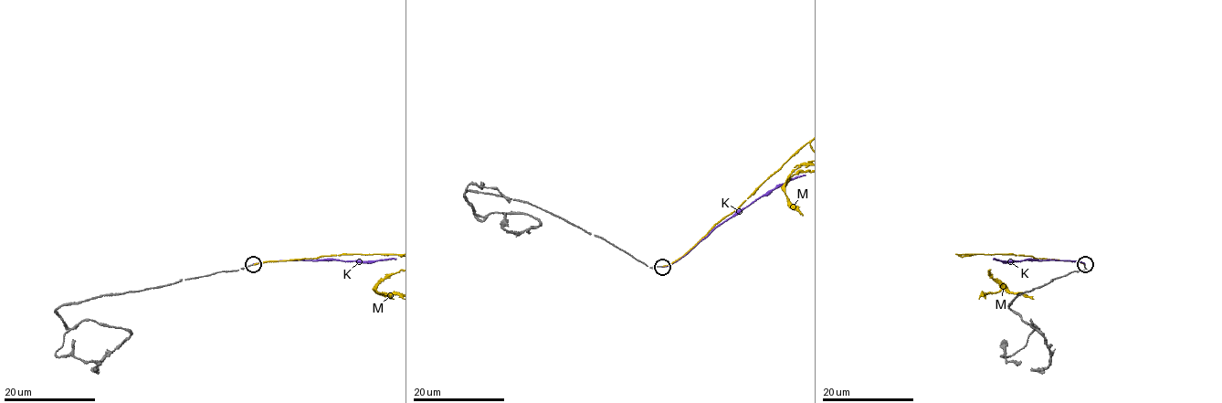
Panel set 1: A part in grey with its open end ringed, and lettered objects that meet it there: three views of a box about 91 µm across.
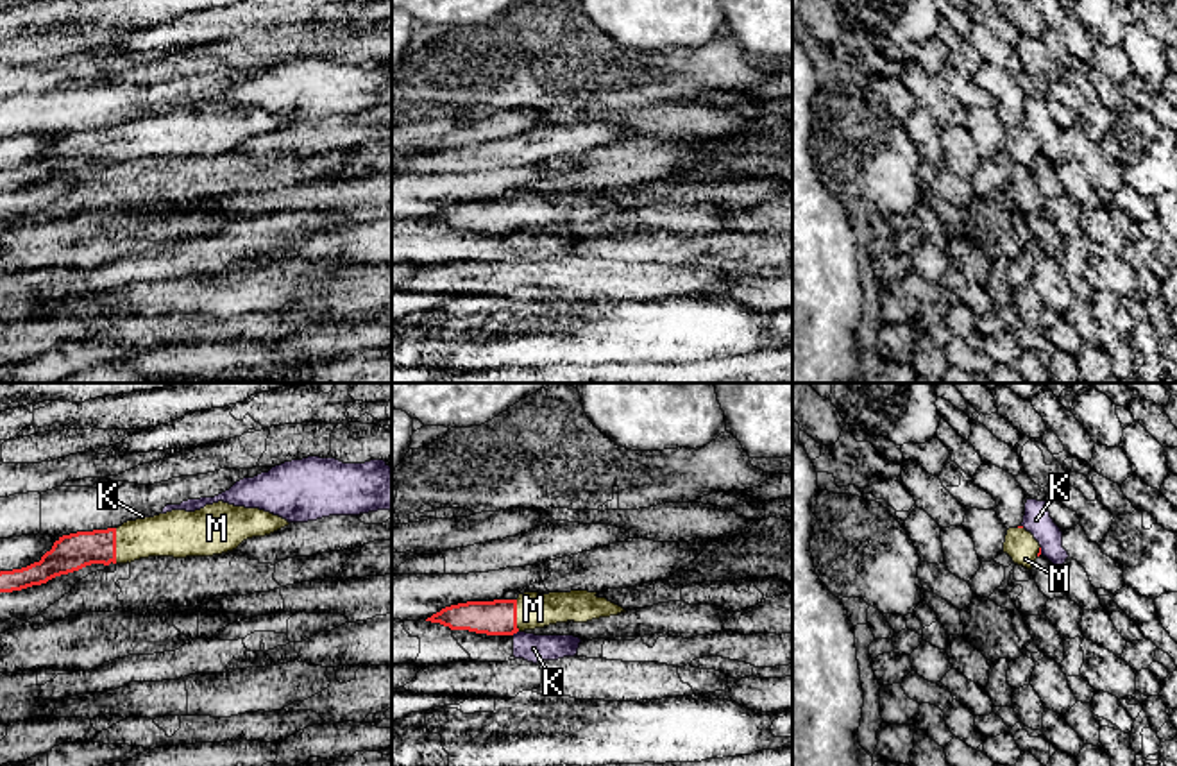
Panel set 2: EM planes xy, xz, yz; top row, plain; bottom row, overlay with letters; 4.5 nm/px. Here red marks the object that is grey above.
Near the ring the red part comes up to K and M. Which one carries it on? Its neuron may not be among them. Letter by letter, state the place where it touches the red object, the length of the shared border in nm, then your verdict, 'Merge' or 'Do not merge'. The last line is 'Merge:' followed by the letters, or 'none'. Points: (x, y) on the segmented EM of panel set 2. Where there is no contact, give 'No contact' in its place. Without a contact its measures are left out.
K: Touches red at xz (514, 632). Shared border 40 nm. Do not merge
M: Touches red at xy (115, 548). Shared border 160 nm. Merge
Merge: M

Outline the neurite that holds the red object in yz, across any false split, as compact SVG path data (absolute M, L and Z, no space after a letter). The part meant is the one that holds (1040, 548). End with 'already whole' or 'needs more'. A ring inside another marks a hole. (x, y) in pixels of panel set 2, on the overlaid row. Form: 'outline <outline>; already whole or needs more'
outline M1018 526L1007 530L1003 553L1007 553L1014 564L1032 569L1036 558L1041 555L1041 546L1030 532Z; needs more

